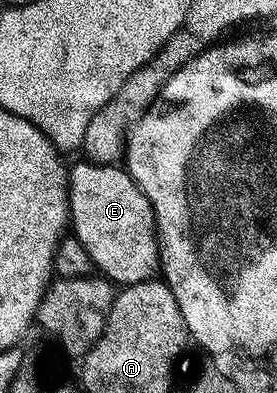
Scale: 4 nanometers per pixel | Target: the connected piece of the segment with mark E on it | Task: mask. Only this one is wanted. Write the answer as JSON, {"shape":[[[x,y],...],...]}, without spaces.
{"shape":[[[85,162],[69,169],[70,173],[70,219],[72,234],[84,242],[84,250],[92,257],[95,269],[105,279],[118,286],[139,284],[155,279],[160,268],[160,245],[158,229],[154,227],[154,211],[148,198],[140,190],[125,167],[114,164]]]}

